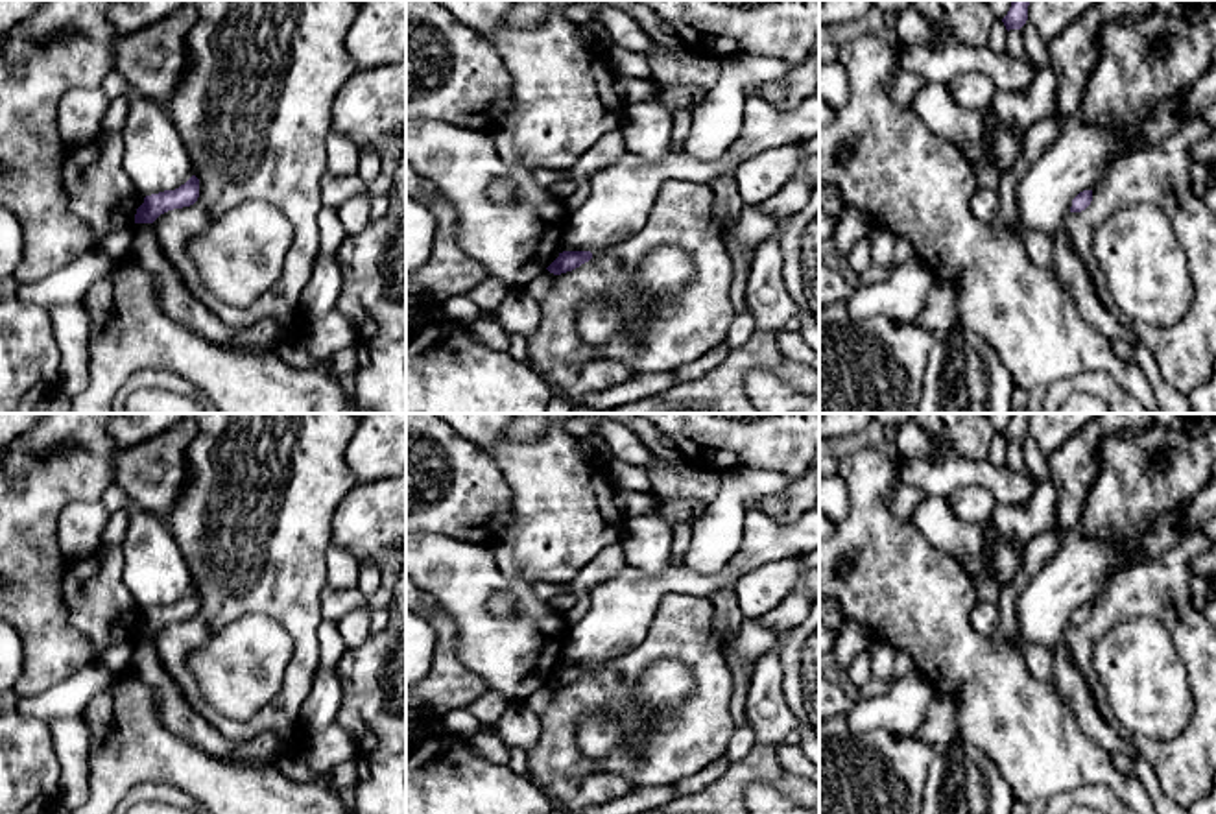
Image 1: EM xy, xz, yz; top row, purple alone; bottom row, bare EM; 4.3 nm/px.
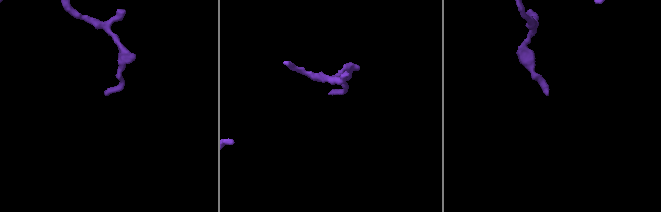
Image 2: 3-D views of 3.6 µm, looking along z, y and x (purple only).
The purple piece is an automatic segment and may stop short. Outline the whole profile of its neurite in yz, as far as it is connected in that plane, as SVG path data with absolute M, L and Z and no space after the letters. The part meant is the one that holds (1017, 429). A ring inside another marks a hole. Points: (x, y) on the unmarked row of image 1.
M1011 413L1007 428L1002 432L1006 443L1020 443L1028 434L1030 413Z

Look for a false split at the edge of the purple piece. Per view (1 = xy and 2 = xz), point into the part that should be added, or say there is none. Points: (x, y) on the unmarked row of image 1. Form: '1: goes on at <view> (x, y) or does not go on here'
1: does not go on here
2: does not go on here

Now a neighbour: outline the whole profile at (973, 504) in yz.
M984 485L960 487L948 497L954 515L967 524L987 522L996 508L993 491Z

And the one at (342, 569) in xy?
M330 545L327 552L327 583L338 589L354 589L358 576L360 561L347 550Z

